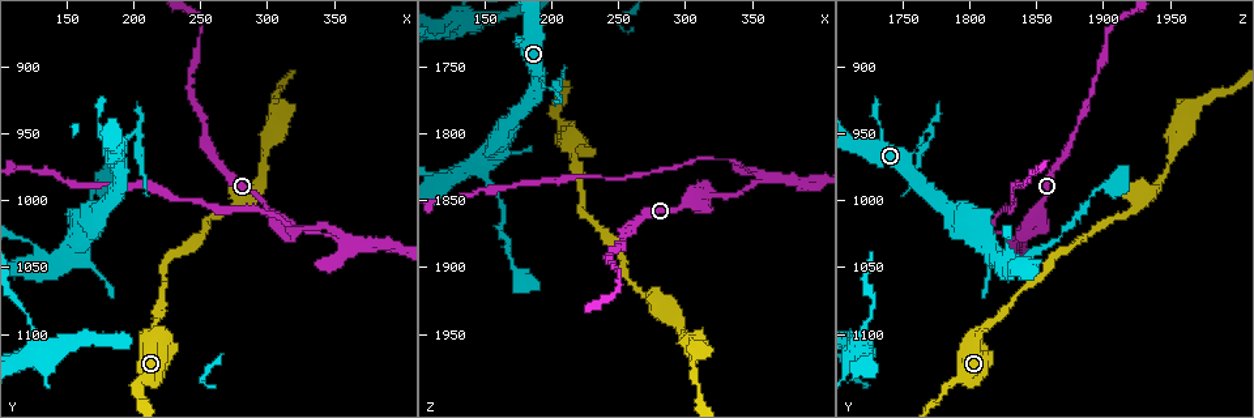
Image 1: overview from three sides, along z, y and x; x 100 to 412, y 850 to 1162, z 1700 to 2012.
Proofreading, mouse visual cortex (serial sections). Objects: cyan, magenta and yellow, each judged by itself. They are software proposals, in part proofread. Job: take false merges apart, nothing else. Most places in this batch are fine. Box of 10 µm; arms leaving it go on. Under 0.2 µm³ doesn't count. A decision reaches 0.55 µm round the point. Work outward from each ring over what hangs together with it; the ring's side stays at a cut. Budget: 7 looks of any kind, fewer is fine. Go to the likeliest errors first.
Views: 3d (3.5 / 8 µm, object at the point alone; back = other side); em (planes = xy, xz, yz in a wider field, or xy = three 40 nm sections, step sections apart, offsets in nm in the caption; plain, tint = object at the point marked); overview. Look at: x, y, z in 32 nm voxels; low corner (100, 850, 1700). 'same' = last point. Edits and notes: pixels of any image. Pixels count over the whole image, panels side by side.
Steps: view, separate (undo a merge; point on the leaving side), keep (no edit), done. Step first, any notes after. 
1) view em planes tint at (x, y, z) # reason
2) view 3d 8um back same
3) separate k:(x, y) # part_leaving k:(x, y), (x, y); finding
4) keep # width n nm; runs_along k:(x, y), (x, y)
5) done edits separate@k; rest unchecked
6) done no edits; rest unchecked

view 3d 3.5um at (356, 1030, 1834) # a fork

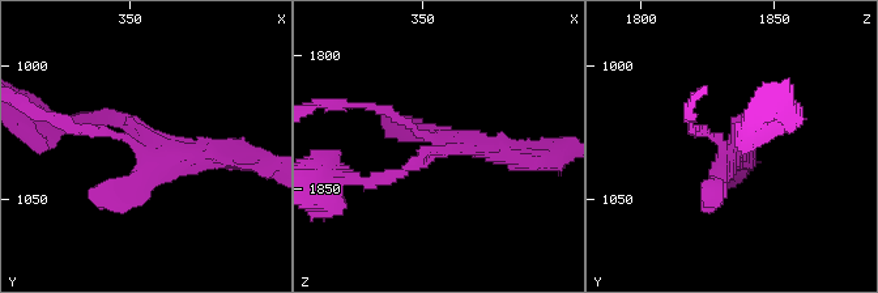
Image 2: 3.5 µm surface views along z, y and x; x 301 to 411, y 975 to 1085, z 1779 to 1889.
view em planes tint at (357, 1029, 1835)

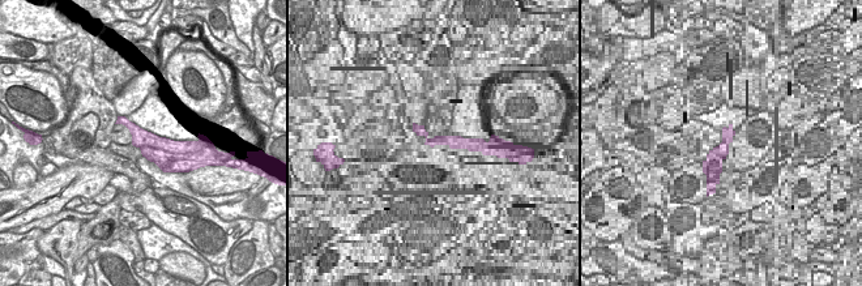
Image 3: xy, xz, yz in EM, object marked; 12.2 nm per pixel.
separate 2:(136, 183) # part_leaving 2:(438, 144), (386, 110), (329, 103); a second cell is stuck on

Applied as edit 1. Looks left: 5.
view overview # see it whole again

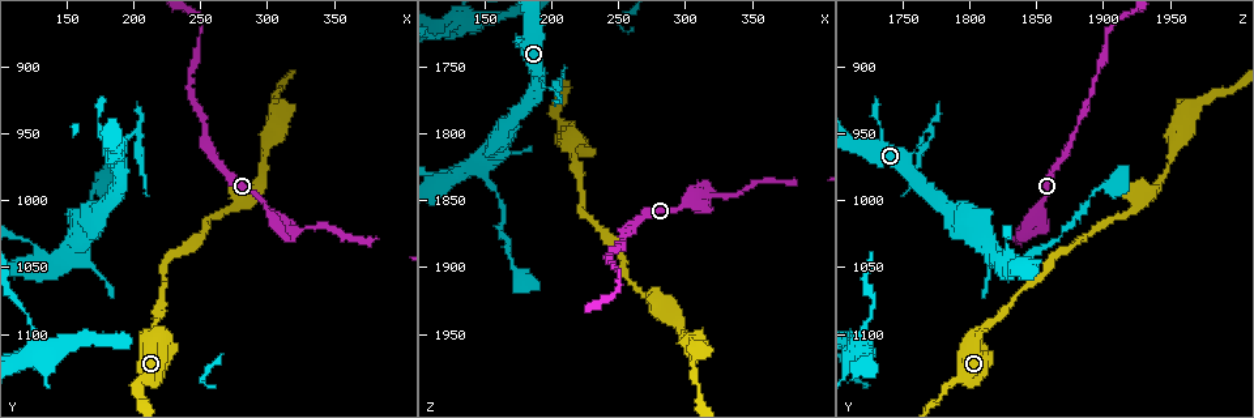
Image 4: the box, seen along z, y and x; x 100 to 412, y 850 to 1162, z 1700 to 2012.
view em xy step 1 tint at (150, 1048, 1822) # four-way junction

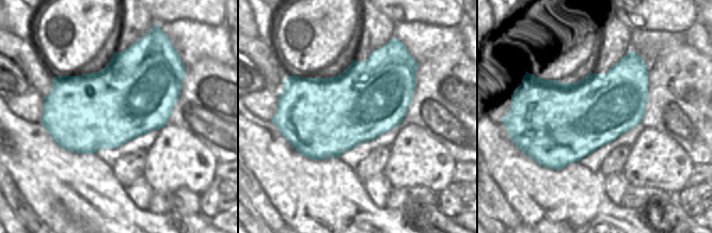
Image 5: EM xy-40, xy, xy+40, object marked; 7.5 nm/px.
view 3d 3.5um same

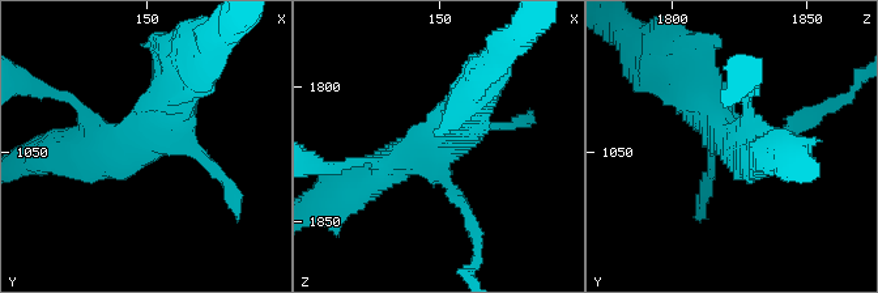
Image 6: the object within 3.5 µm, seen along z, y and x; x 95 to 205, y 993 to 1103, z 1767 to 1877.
keep # runs_along 6:(472, 106), (439, 149), (359, 182); continuous, no second cell

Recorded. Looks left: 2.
view 3d 3.5um at (300, 956, 1956) # thick turns thin

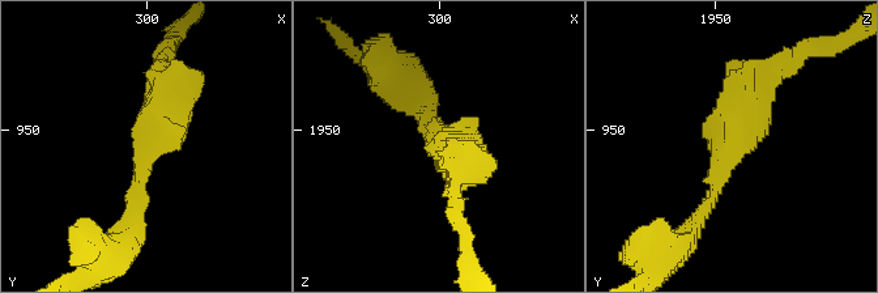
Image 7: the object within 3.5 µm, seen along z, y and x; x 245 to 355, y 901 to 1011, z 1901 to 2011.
view em xy step 3 tint at (299, 955, 1957) # arm_widths 200, 450 nm; now the EM

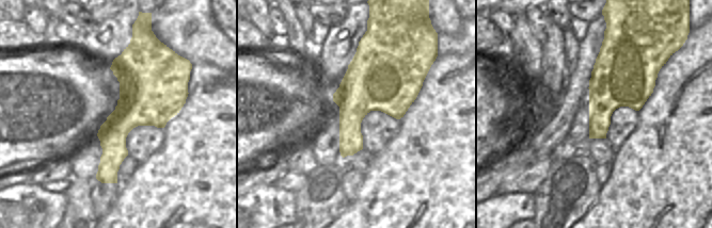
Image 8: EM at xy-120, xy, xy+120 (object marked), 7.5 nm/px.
keep # runs_along 7:(697, 221), (740, 113), (770, 77); continuous, no second cell

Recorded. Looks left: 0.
done edits separate@2; rest unchecked

